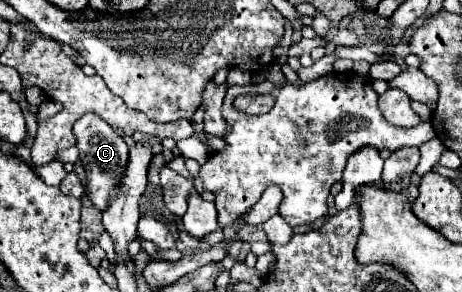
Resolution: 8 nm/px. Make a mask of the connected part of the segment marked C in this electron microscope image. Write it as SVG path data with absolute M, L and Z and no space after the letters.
M94 114L78 118L72 132L76 136L80 160L84 162L84 168L86 168L86 174L88 174L88 198L98 210L104 210L108 206L110 196L114 196L118 184L122 182L126 160L128 160L128 146L112 130L112 126L108 122L104 122L100 116L94 116Z

